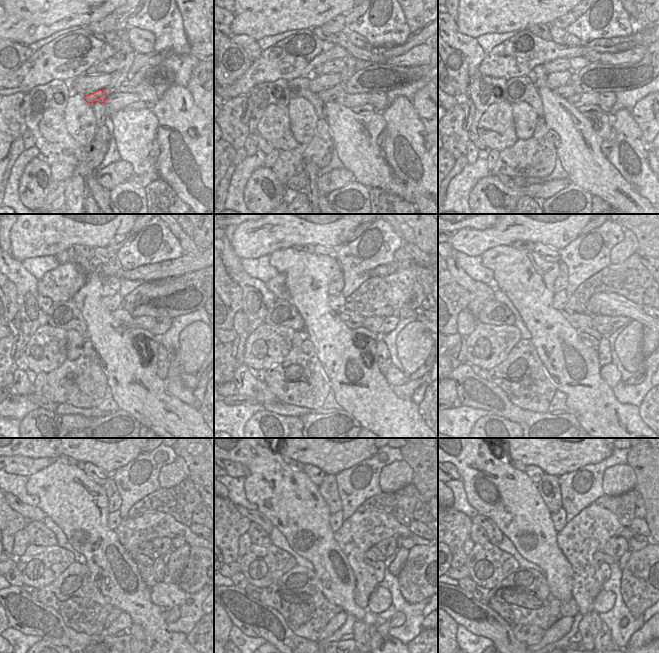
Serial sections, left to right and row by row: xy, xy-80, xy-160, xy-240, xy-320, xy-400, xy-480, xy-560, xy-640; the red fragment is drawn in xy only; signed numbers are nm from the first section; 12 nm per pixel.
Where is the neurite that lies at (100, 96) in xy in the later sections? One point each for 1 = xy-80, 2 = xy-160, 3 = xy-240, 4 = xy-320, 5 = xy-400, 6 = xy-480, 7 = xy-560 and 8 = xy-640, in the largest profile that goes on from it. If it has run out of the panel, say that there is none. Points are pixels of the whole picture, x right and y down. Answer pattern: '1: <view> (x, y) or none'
1: xy-80 (330, 95)
2: xy-160 (565, 91)
3: xy-240 (121, 315)
4: xy-320 (352, 320)
5: xy-400 (577, 320)
6: xy-480 (147, 546)
7: xy-560 (379, 556)
8: xy-640 (607, 559)

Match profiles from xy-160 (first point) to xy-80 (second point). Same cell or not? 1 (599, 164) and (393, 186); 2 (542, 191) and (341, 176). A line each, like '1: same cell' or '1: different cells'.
1: same cell
2: same cell

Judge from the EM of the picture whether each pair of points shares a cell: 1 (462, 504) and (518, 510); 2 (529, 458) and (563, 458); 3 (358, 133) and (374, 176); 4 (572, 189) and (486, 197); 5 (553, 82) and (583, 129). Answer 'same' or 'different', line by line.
1: different
2: same
3: same
4: different
5: different

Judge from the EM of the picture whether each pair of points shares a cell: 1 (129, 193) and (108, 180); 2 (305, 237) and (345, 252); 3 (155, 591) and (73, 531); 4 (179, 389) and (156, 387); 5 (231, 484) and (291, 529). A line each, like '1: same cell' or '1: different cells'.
1: different cells
2: different cells
3: different cells
4: different cells
5: different cells

